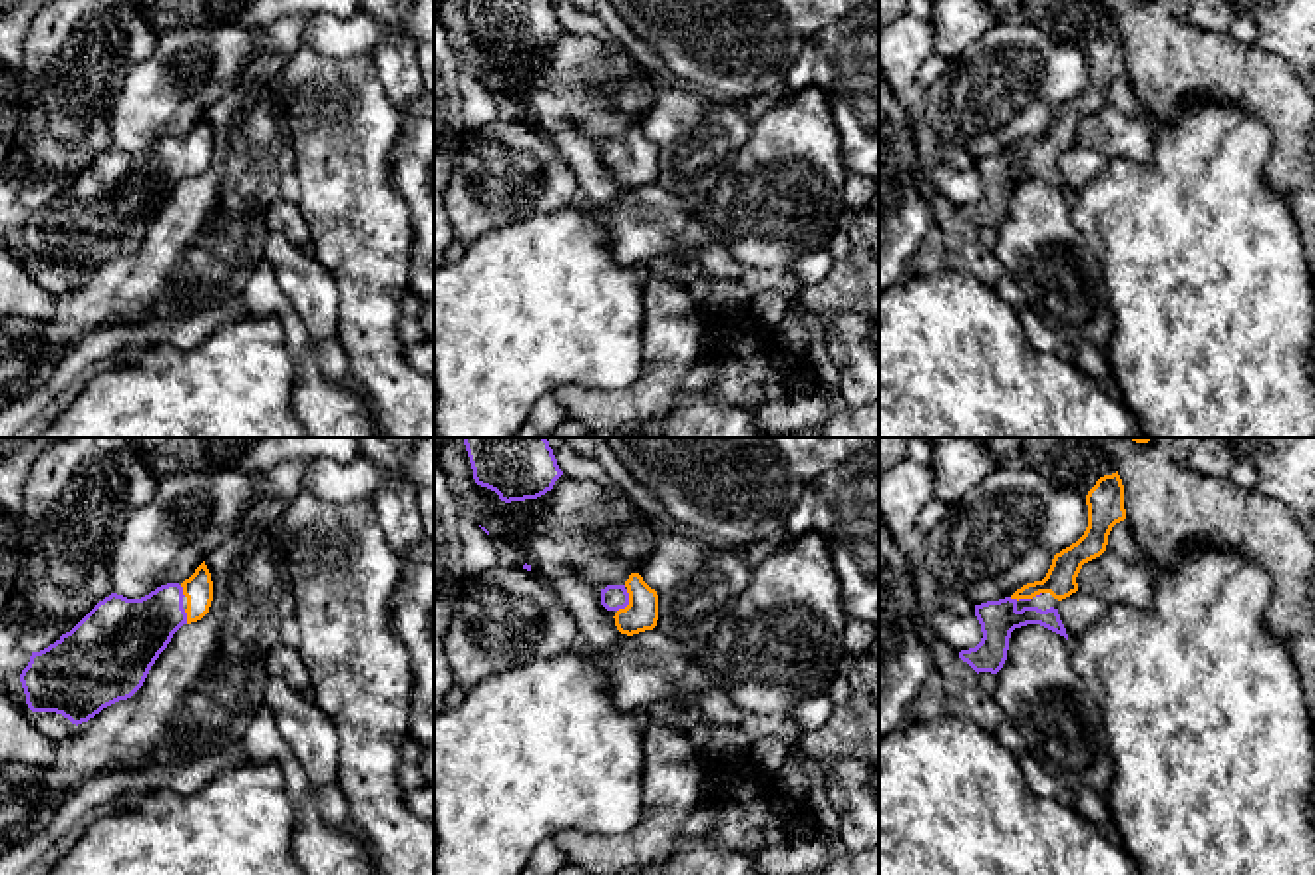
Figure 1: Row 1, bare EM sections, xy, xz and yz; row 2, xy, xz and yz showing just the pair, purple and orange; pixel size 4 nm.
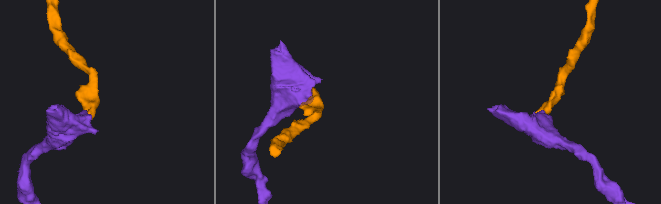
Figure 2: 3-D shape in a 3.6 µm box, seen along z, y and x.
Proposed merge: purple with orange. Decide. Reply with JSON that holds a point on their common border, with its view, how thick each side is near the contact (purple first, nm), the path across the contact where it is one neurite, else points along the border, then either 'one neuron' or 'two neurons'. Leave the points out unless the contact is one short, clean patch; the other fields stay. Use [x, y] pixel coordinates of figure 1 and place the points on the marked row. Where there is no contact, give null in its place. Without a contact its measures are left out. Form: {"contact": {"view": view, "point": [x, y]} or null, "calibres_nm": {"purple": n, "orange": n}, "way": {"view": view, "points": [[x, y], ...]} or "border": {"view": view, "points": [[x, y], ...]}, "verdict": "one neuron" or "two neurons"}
{"contact": {"view": "xz", "point": [627, 601]}, "calibres_nm": {"purple": 110, "orange": 140}, "way": {"view": "xz", "points": [[613, 597], [627, 601], [641, 613]]}, "verdict": "one neuron"}

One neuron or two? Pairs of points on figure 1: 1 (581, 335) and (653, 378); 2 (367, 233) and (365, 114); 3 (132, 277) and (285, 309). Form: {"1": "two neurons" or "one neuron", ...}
{"1": "two neurons", "2": "one neuron", "3": "two neurons"}

